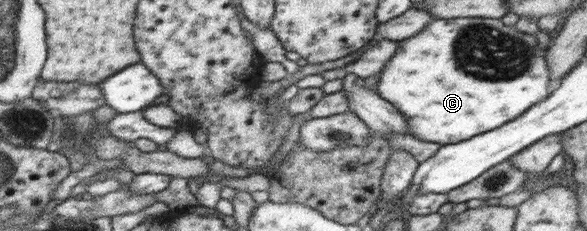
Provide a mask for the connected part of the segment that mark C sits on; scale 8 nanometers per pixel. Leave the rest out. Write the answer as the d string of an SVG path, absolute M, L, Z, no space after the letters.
M484 17L433 19L419 35L401 42L399 51L395 51L379 74L376 90L404 115L409 129L407 134L441 146L501 127L547 98L554 87L547 65L547 48L539 47L535 35L521 33L518 26L509 27L500 19Z

